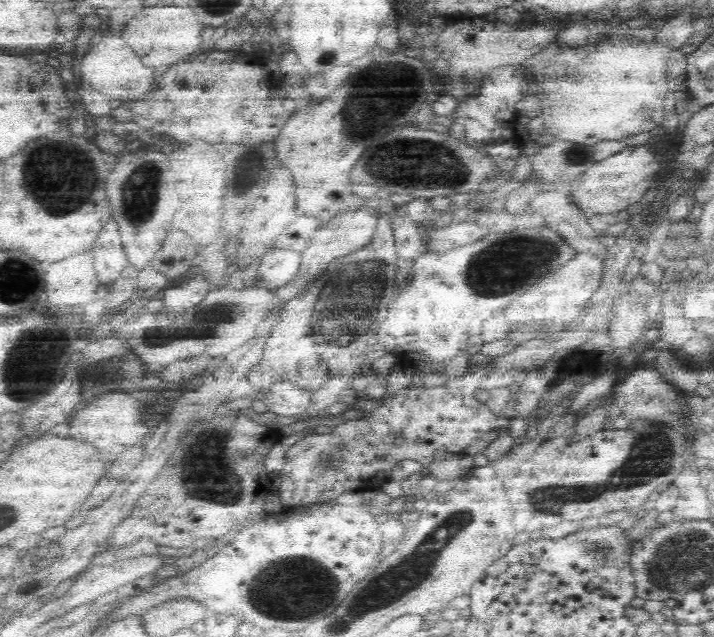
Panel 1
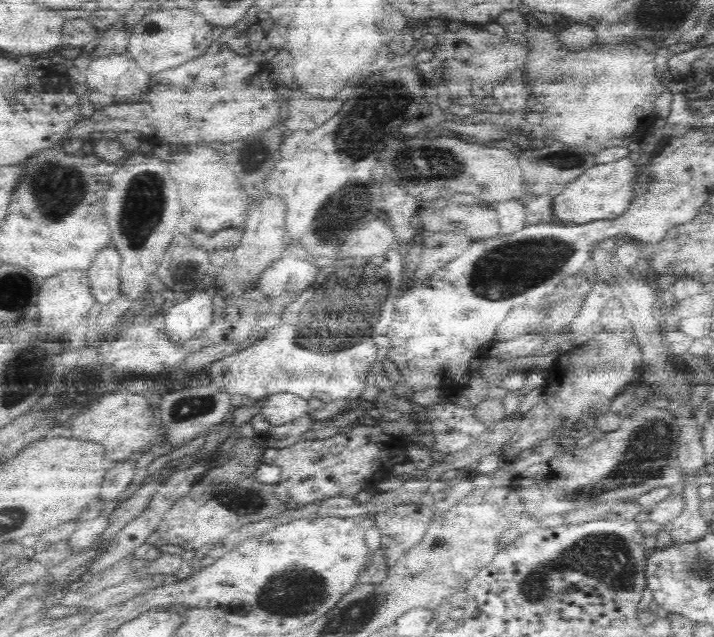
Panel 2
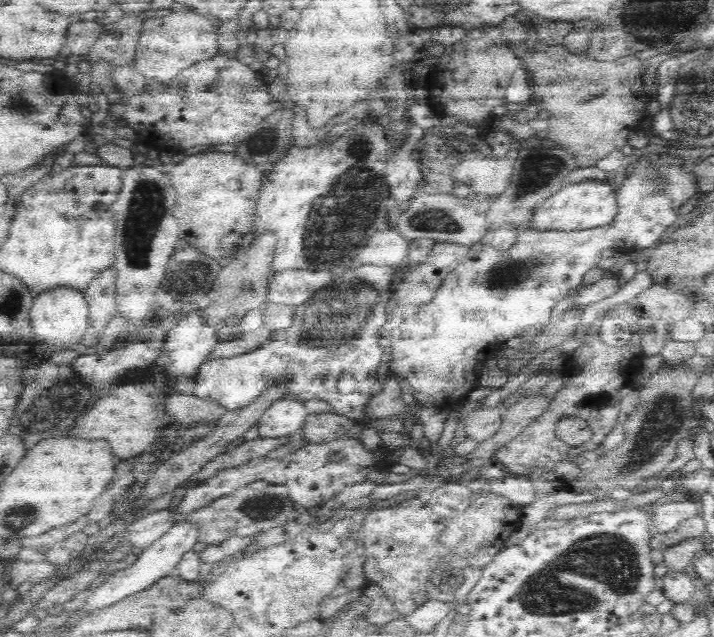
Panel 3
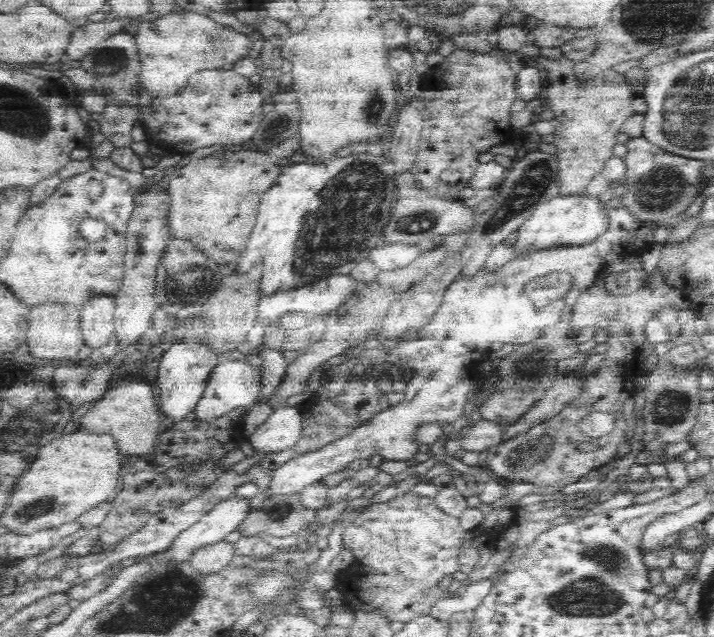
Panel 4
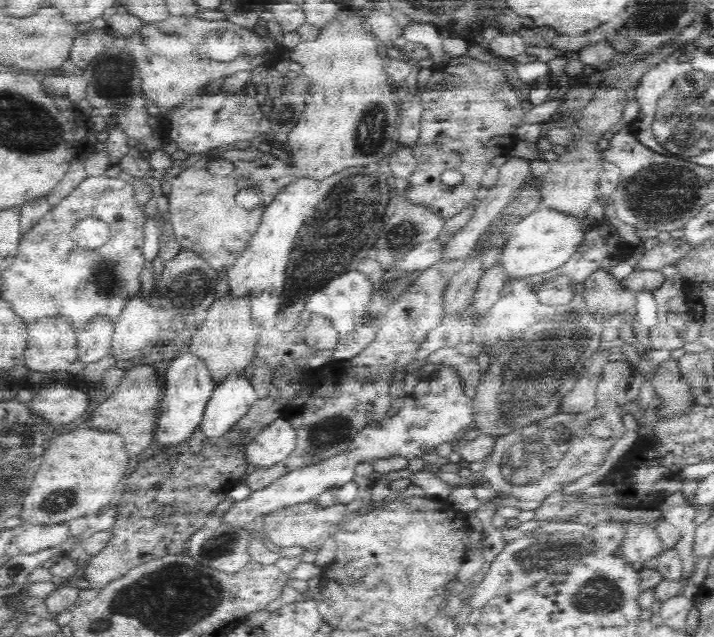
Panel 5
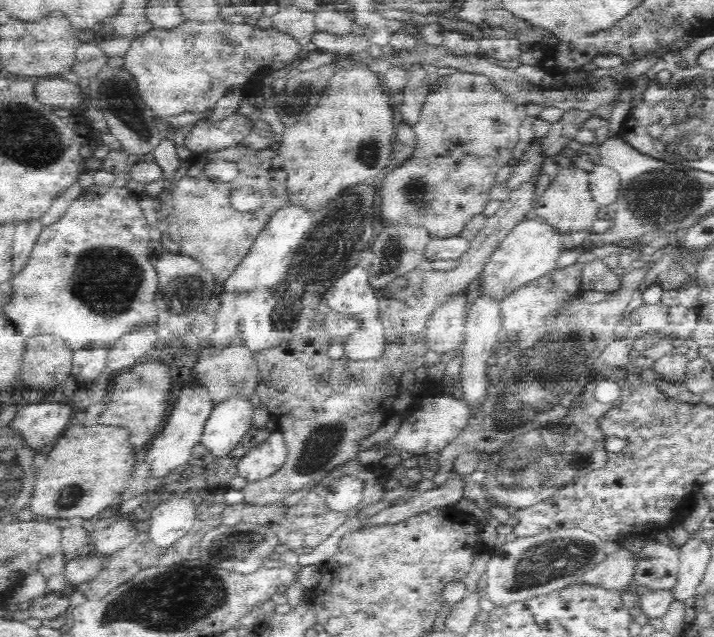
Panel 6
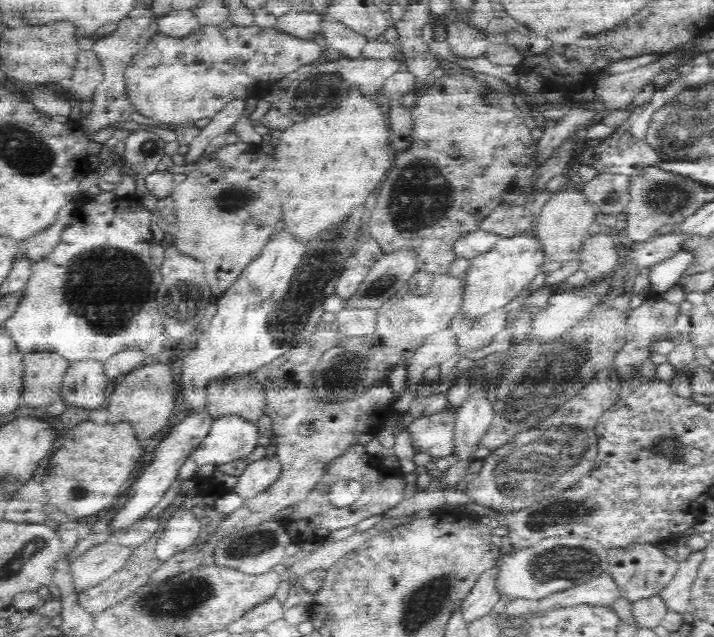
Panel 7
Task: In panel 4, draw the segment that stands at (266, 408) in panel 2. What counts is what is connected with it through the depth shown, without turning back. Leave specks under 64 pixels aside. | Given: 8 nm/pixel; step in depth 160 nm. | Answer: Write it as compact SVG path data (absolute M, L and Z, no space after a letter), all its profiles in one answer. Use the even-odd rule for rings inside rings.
M288 406L274 409L264 424L247 439L258 451L263 454L278 452L289 446L295 445L302 434L302 413L295 406Z

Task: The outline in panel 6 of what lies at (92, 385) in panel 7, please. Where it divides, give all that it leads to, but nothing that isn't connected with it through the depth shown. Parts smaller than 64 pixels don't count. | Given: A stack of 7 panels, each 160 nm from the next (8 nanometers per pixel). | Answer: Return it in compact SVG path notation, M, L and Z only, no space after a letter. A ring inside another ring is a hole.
M92 344L86 348L74 350L71 374L77 380L78 387L85 381L96 379L107 366L110 344Z

